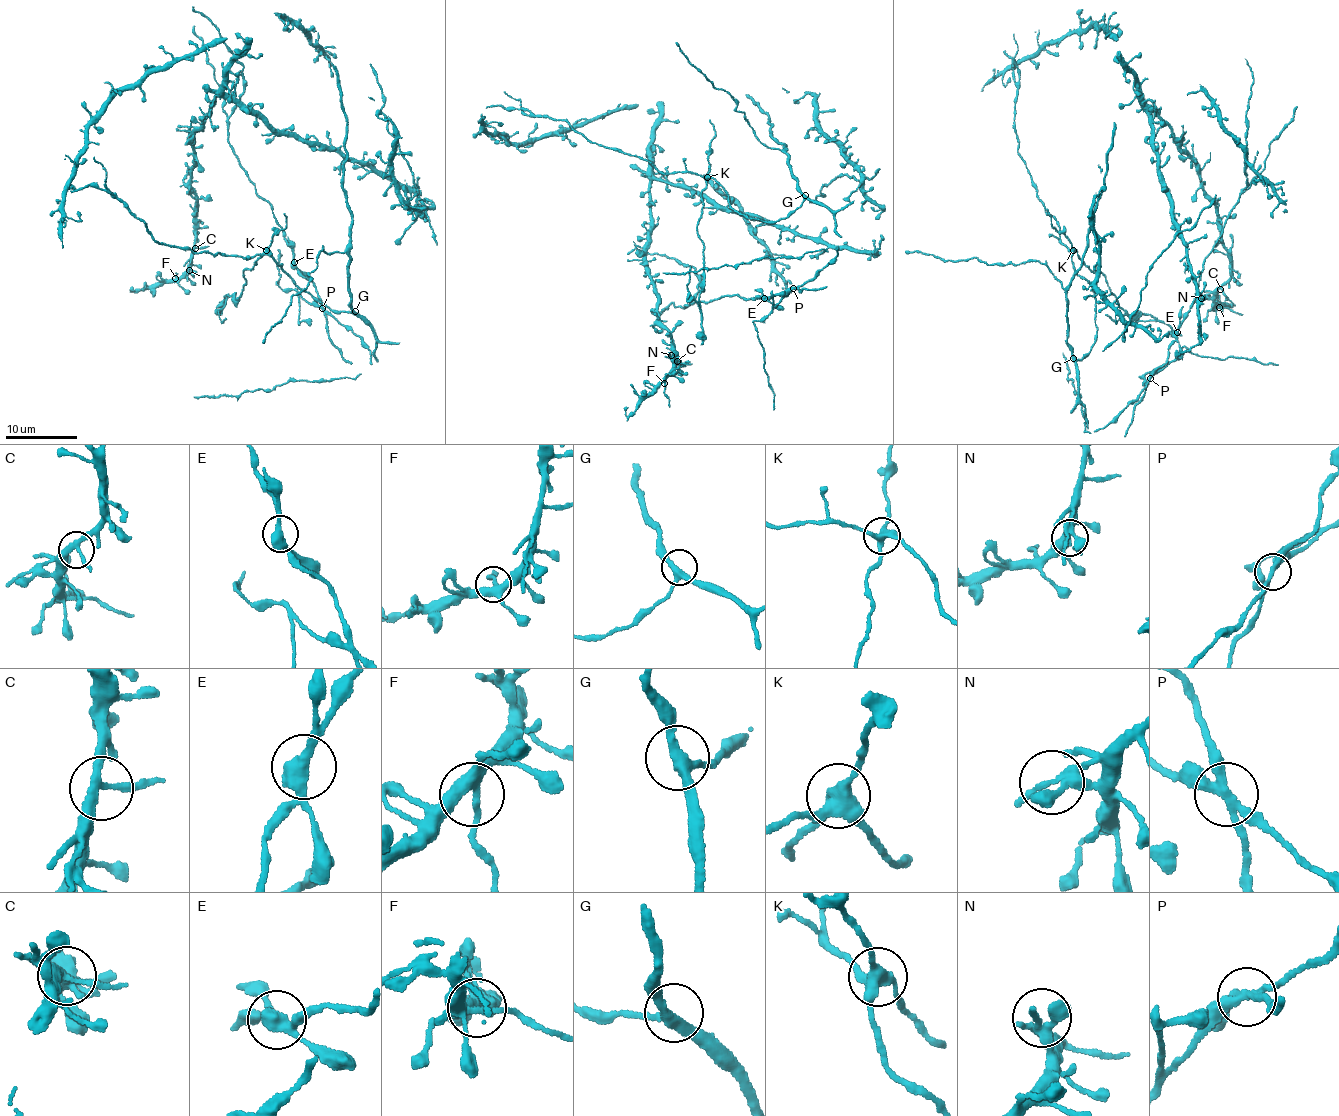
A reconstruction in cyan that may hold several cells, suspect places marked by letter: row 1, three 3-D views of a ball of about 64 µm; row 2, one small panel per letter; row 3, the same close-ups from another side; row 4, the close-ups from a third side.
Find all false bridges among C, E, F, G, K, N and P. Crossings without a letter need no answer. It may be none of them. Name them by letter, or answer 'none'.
E, K, P

